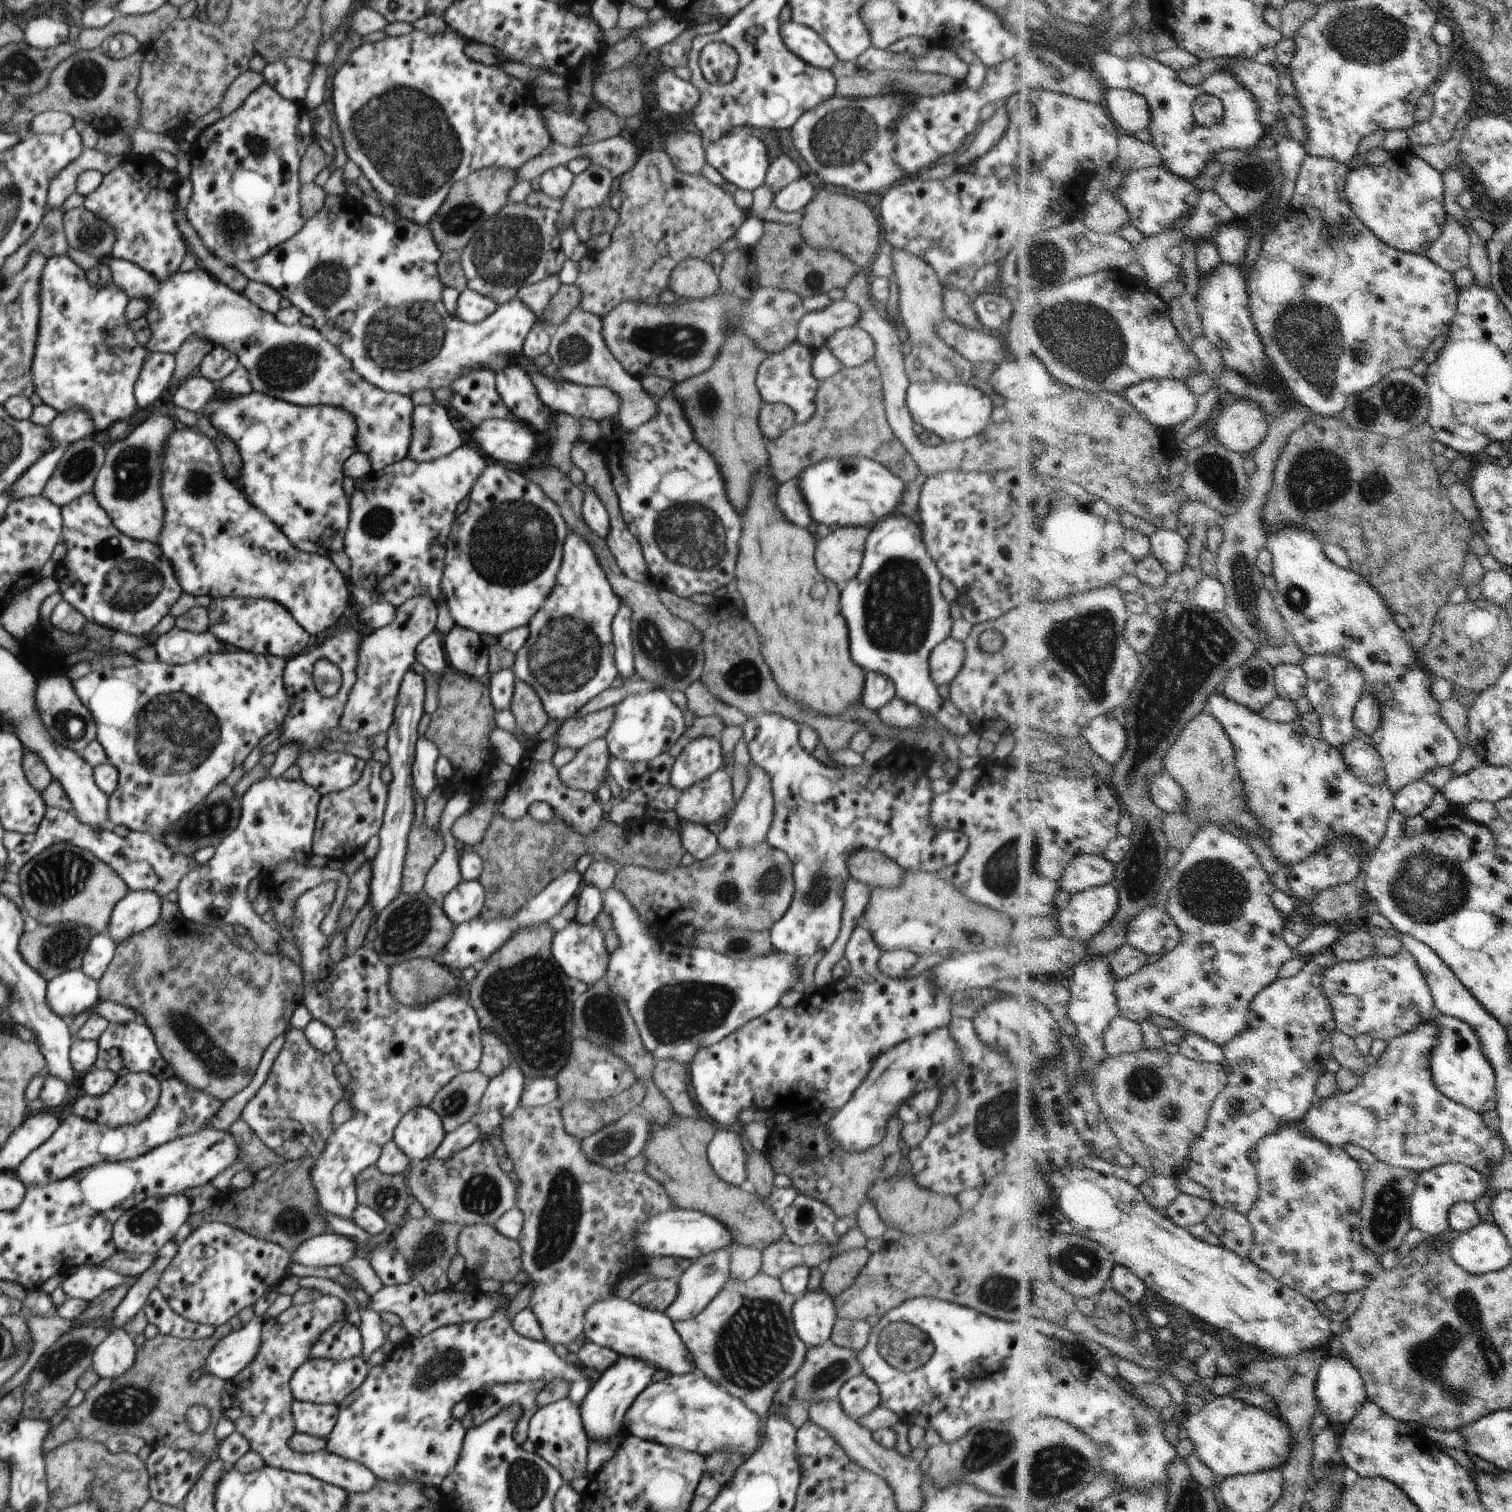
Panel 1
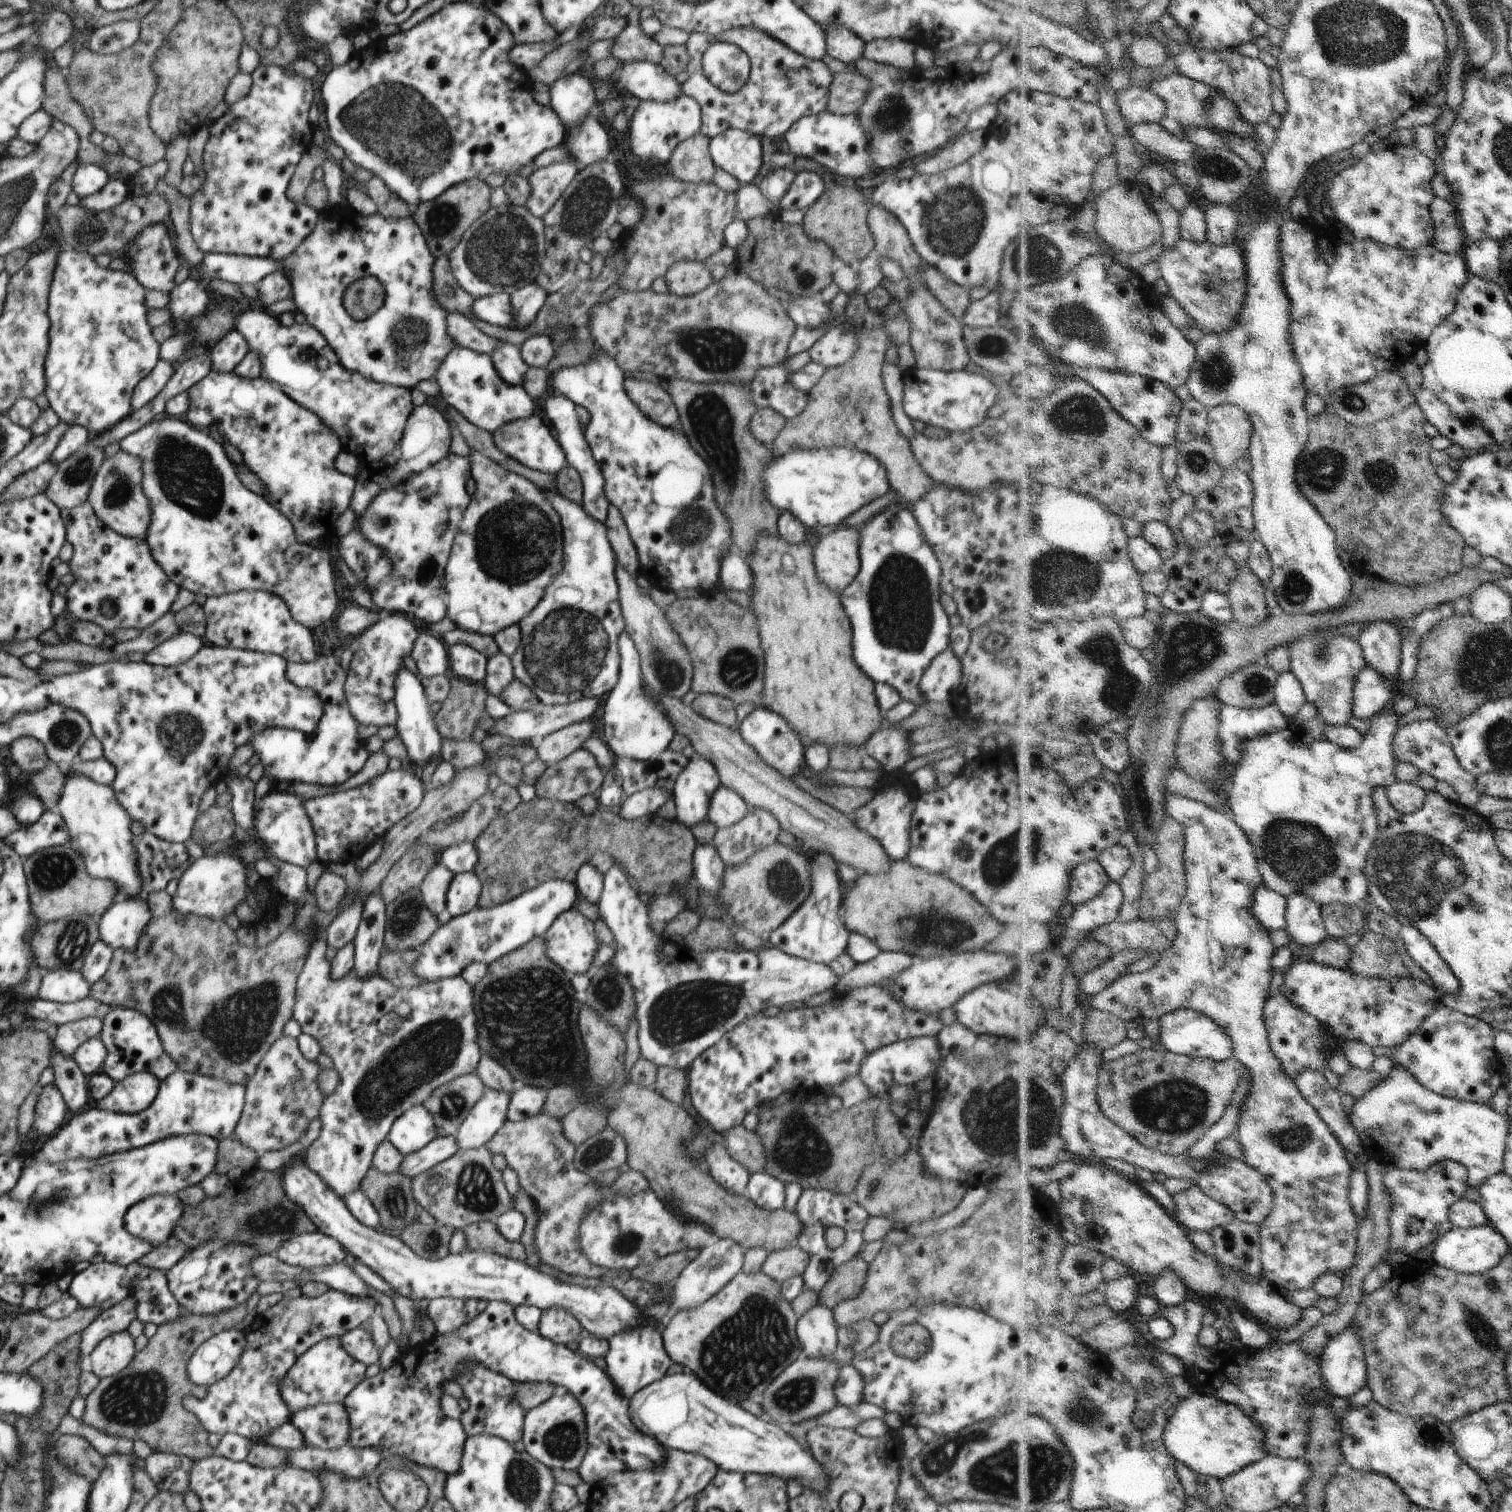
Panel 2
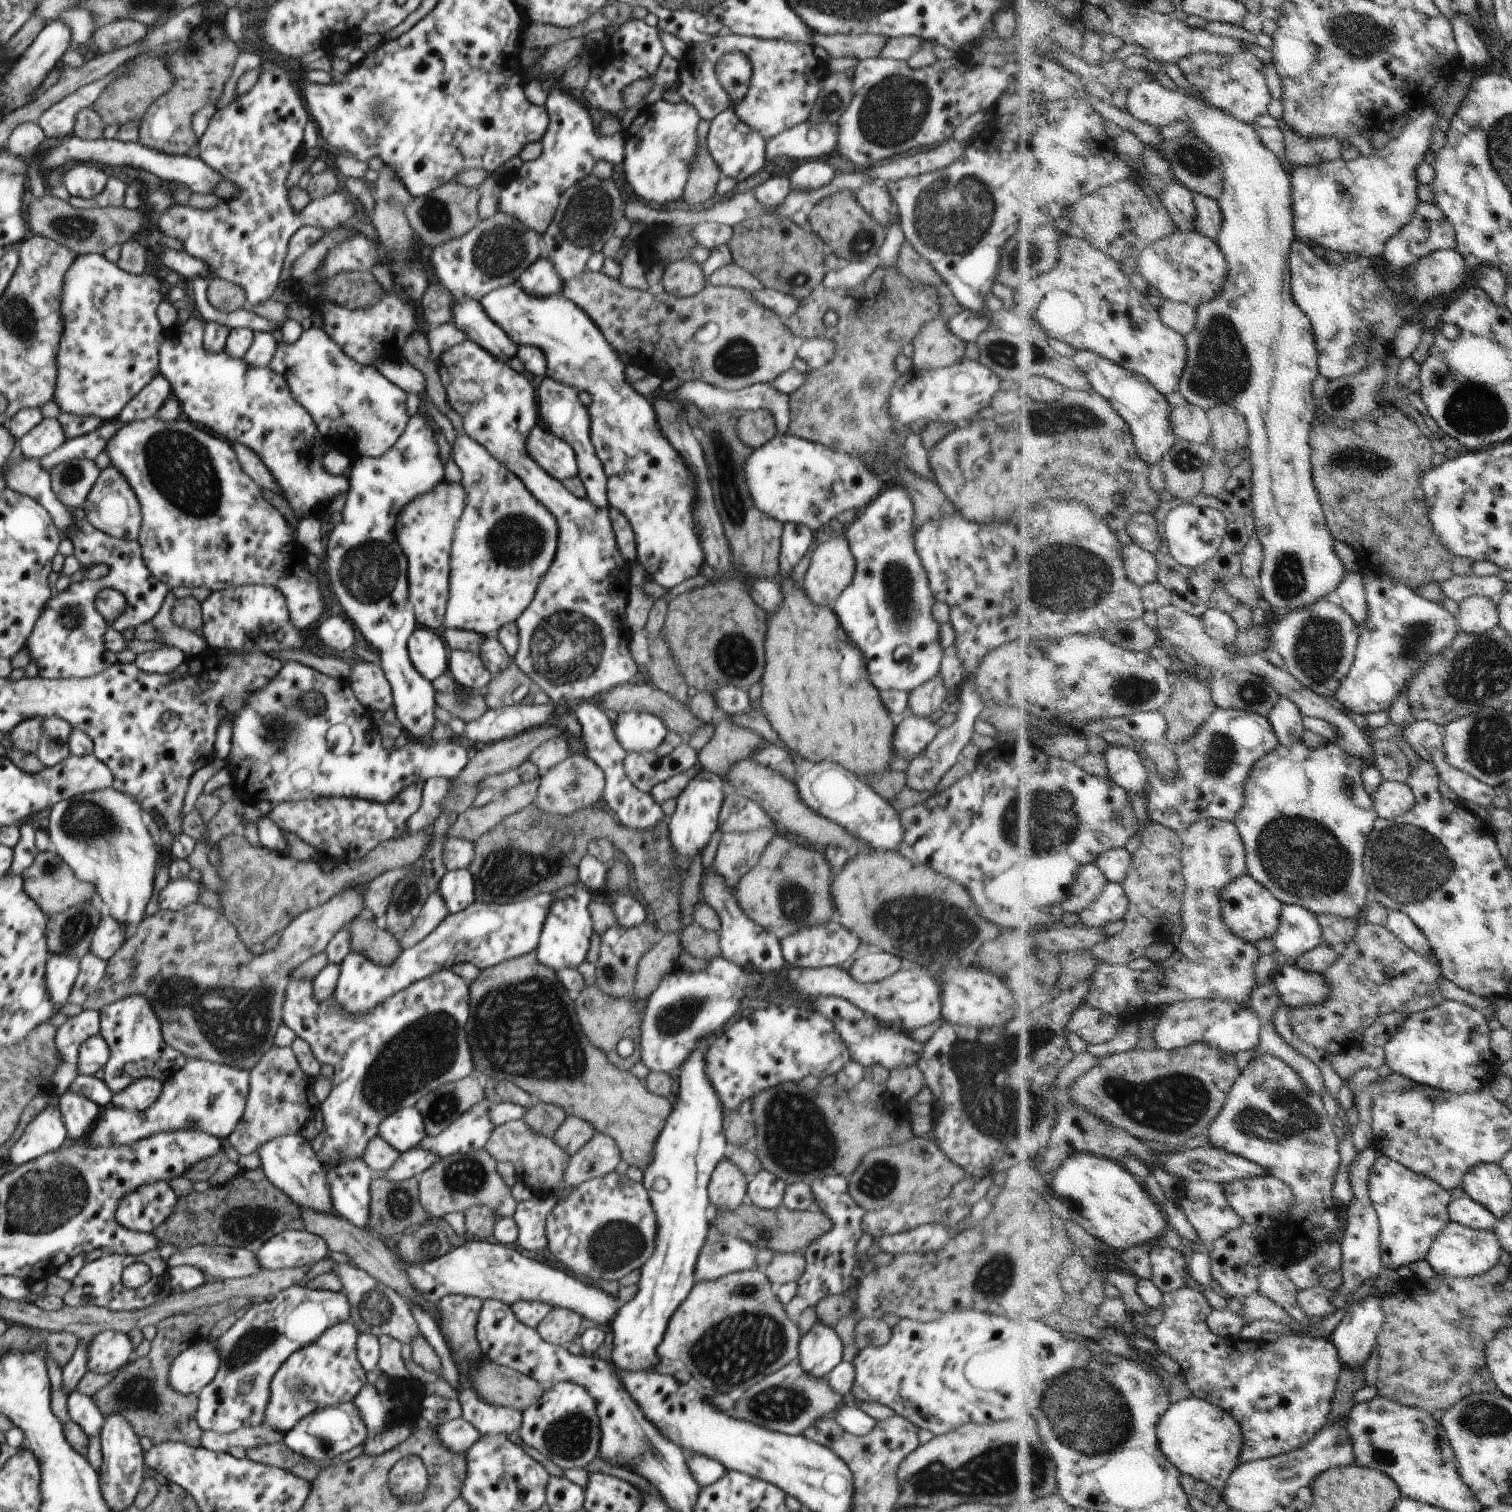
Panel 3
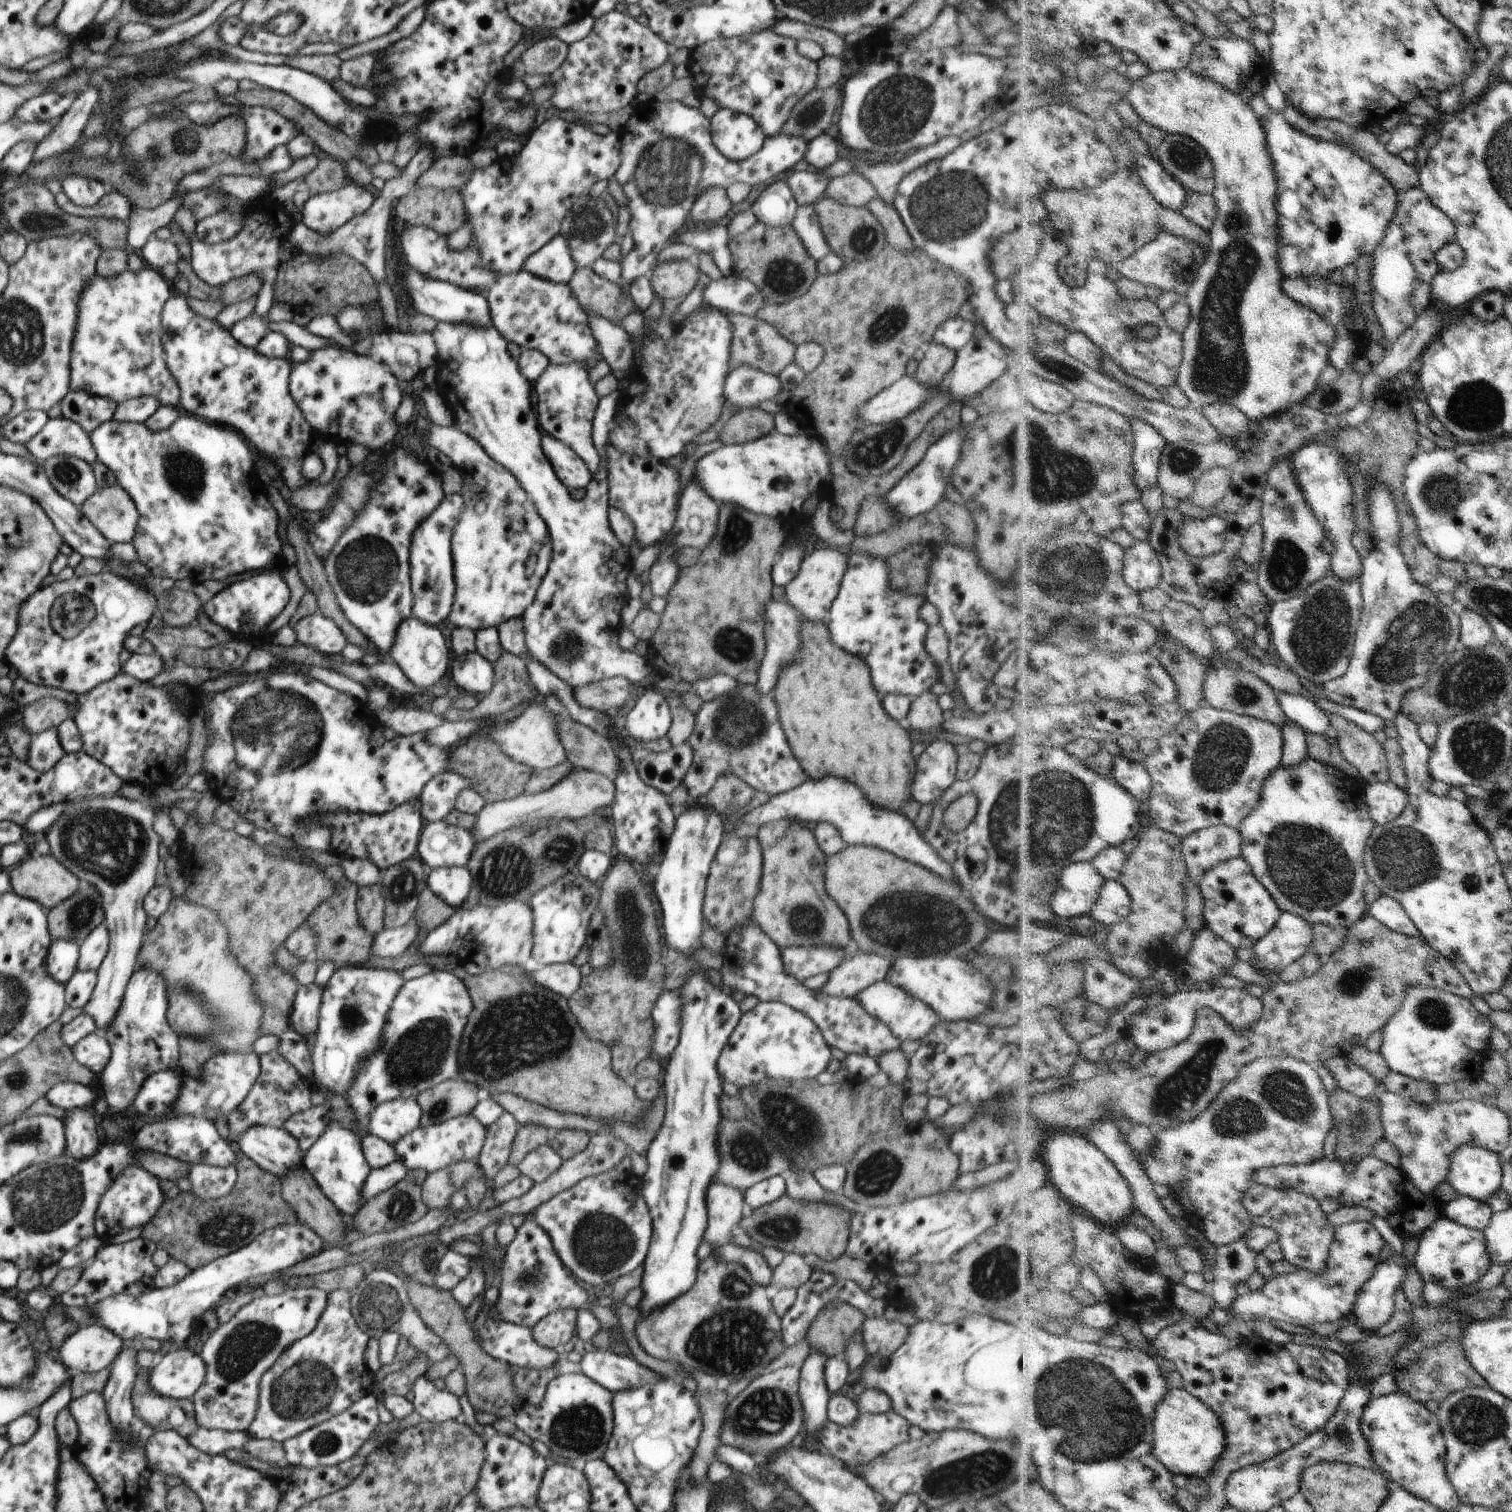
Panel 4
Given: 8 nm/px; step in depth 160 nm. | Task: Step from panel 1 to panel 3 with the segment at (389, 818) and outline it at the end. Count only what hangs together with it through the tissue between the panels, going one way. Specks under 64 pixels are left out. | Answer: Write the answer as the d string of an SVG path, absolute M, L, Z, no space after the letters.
M541 893L506 905L475 901L461 912L449 913L422 942L404 949L389 966L375 964L362 956L362 952L351 951L340 964L340 977L332 994L334 1004L342 1008L346 1016L366 1016L390 996L454 964L471 963L482 970L526 956L538 945L546 912L554 902L552 898L554 893Z

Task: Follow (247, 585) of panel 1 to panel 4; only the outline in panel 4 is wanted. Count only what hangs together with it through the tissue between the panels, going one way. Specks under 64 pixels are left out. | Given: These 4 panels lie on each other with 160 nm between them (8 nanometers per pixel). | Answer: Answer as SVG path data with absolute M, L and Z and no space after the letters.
M182 412L174 421L172 426L161 431L150 430L144 423L121 423L114 419L105 422L95 428L90 434L89 439L93 444L97 454L97 460L106 465L116 477L116 484L120 485L135 502L139 512L137 531L132 539L133 547L137 552L137 560L148 568L154 576L158 578L172 578L175 582L179 580L191 580L195 584L208 582L208 580L218 580L224 582L226 578L238 576L242 572L250 570L260 570L268 564L279 564L282 559L282 542L278 537L278 524L280 518L267 497L266 485L259 480L259 474L255 469L255 462L250 459L250 452L246 440L232 427L209 423L204 419L199 419L194 415Z

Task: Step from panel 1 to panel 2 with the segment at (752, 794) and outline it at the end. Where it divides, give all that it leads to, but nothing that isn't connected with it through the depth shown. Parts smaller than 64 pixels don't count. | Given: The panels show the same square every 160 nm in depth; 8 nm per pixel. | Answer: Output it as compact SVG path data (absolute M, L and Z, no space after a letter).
M750 807L743 819L718 829L710 843L726 866L737 867L755 852L774 844L780 831L773 814L760 807Z

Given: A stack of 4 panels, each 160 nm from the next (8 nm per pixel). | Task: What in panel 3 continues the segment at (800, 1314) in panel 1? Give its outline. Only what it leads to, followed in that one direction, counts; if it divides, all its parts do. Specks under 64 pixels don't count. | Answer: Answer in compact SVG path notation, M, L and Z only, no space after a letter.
M817 1321L799 1339L798 1362L806 1376L825 1379L842 1361L843 1346L833 1328Z

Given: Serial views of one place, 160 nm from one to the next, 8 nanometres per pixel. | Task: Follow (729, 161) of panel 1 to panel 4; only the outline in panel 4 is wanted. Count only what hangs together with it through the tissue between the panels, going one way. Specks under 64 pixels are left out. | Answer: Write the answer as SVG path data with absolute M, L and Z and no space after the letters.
M718 109L710 119L714 146L731 161L743 161L763 147L767 136L748 116L732 109Z

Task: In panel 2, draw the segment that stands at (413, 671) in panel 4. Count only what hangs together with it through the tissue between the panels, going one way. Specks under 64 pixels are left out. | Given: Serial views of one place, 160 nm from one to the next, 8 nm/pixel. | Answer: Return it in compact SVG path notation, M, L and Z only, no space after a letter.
M422 632L415 640L411 656L419 670L420 677L450 675L449 652L444 648L444 641L433 632Z

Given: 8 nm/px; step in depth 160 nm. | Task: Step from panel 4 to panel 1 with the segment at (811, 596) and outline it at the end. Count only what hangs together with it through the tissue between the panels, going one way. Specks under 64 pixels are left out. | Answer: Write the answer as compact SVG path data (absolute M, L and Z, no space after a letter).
M865 526L835 527L832 533L818 540L816 544L816 562L818 570L836 580L846 582L854 580L859 571L865 540L871 529Z

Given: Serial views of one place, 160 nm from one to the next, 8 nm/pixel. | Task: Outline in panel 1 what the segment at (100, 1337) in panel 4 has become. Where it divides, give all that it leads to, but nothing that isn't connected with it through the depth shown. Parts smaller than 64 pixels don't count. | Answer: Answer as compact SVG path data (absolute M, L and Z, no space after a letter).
M118 1327L95 1348L91 1368L100 1379L117 1379L134 1364L136 1353L133 1338Z

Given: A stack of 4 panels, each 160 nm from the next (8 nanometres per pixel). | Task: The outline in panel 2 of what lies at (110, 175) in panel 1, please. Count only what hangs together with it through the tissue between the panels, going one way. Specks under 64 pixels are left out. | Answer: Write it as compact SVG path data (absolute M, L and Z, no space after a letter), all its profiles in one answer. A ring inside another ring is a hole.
M109 177L98 192L81 198L79 205L91 211L107 211L117 207L129 194L128 182ZM154 223L142 230L125 252L136 280L147 290L170 292L175 286L177 268L180 266L180 255L174 248L168 229L162 223Z

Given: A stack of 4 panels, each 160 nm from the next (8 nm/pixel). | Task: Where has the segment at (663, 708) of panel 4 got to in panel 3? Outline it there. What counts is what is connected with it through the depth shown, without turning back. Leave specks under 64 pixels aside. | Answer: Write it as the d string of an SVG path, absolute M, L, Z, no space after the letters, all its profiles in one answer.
M626 711L619 715L612 715L612 718L616 740L622 744L626 753L655 752L669 732L661 717L647 711Z

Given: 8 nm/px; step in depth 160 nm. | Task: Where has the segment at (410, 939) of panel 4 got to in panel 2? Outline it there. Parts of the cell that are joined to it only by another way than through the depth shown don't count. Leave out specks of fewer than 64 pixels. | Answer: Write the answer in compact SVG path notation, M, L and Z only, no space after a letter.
M441 862L436 863L421 882L420 890L426 906L436 916L446 904L446 893L455 874Z

